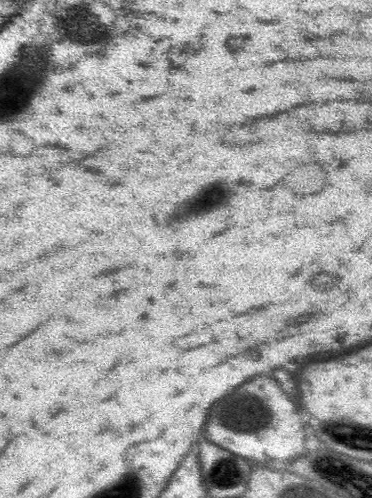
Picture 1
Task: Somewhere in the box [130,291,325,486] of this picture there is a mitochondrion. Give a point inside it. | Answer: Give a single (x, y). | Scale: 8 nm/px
(244, 413)

